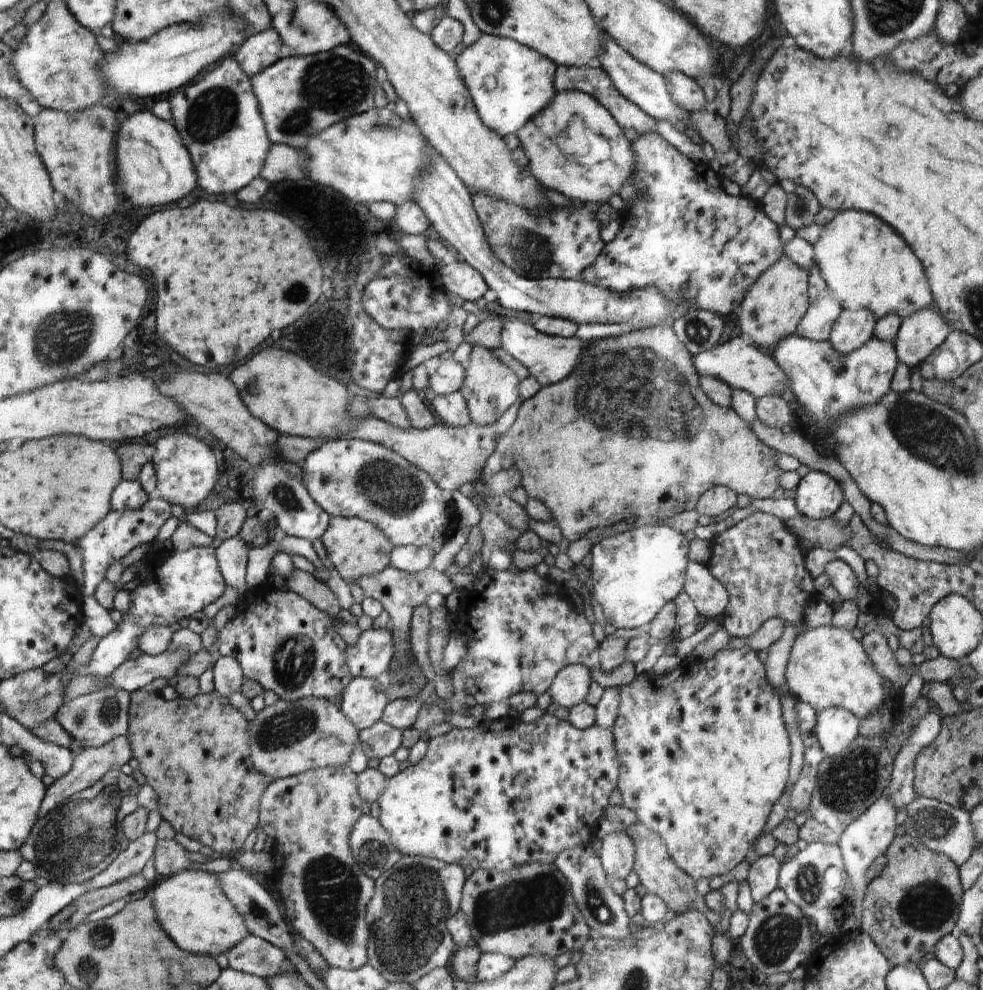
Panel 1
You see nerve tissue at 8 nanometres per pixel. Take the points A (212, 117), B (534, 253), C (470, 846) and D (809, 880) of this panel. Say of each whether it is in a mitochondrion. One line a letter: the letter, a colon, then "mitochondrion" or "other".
A: mitochondrion
B: mitochondrion
C: other
D: mitochondrion

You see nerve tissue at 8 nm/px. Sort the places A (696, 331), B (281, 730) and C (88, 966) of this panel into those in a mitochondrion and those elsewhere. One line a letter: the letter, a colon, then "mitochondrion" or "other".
A: mitochondrion
B: mitochondrion
C: mitochondrion

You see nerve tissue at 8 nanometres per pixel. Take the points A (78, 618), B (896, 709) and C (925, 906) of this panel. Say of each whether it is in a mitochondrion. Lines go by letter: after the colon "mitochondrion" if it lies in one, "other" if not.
A: other
B: other
C: mitochondrion

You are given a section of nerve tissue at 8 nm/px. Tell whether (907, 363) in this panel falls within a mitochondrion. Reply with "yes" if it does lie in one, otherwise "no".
no

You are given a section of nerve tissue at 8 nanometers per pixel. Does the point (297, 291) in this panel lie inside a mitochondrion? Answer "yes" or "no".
yes

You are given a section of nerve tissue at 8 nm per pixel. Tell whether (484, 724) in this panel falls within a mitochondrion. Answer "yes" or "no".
no

